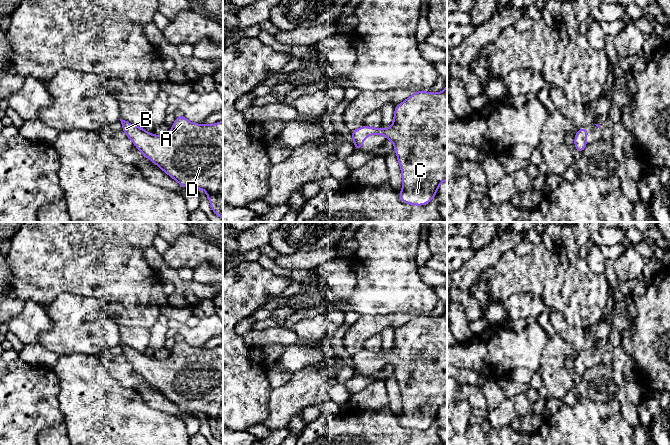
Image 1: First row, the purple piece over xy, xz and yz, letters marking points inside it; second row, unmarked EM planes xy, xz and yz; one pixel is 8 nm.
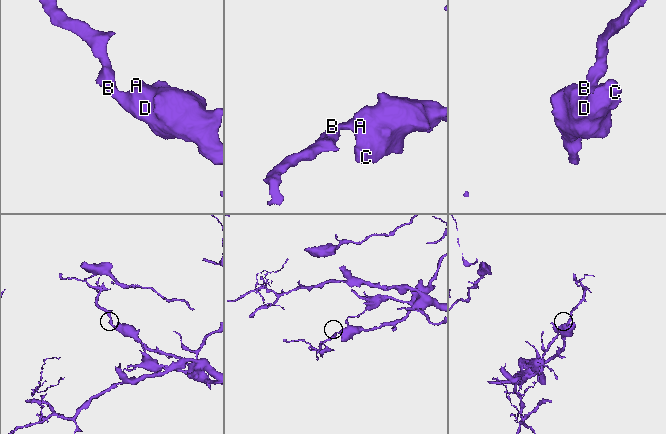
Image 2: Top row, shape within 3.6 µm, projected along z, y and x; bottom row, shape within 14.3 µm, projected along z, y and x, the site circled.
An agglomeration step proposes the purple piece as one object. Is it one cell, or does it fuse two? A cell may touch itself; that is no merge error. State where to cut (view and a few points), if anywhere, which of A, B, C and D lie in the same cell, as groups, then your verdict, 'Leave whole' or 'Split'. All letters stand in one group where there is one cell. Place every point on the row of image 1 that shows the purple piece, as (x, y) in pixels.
No split. Groups: A B C D. Leave whole

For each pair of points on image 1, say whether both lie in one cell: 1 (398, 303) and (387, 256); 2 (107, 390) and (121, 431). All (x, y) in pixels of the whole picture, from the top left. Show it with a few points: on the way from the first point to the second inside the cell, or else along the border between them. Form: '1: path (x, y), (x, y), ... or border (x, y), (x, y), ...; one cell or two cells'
1: path (398, 291), (390, 282), (387, 268); one cell
2: path (107, 400), (107, 417), (111, 421); one cell

